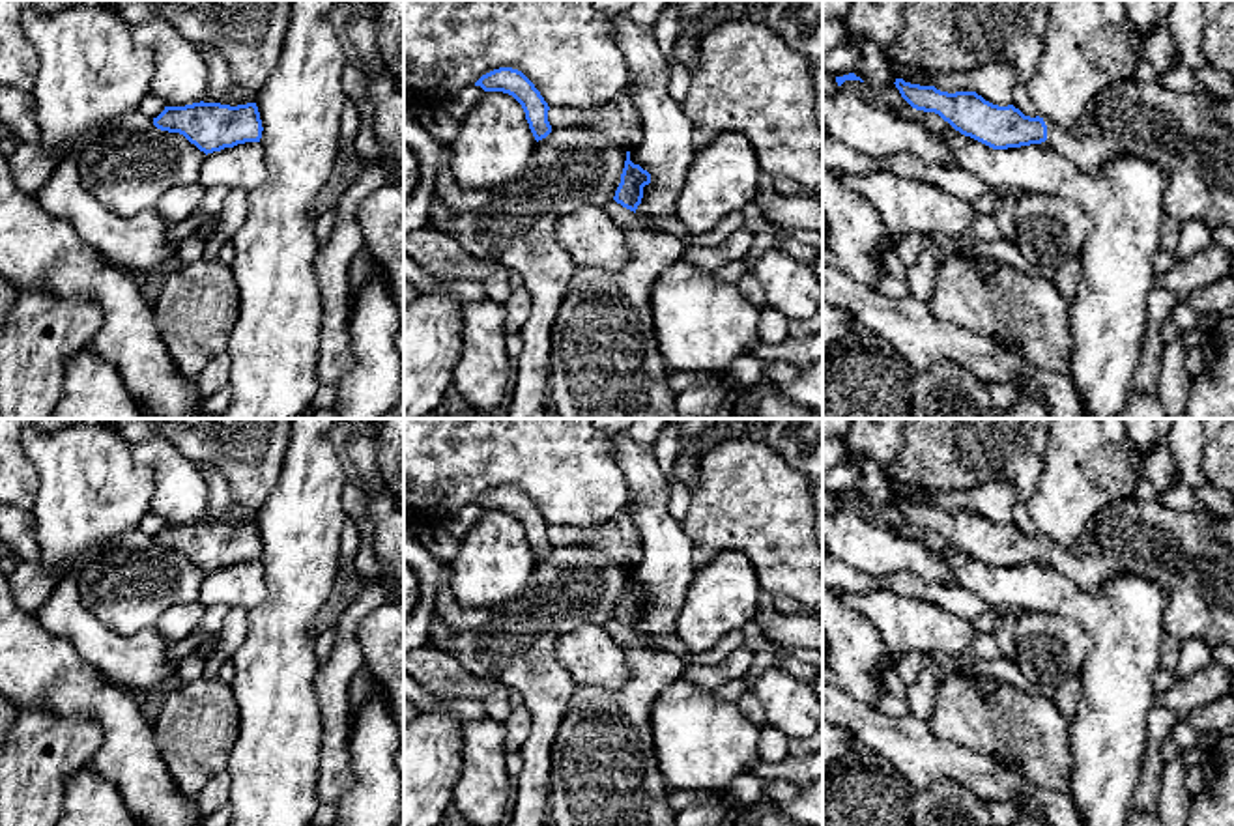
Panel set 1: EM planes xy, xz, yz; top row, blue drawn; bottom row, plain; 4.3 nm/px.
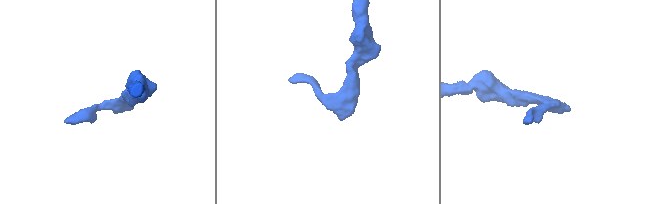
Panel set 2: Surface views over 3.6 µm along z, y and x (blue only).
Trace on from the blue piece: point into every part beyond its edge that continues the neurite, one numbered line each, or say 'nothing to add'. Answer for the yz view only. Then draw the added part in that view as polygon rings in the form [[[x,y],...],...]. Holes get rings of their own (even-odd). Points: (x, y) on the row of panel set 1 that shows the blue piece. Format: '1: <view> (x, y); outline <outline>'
1: yz (1182, 133); outline [[[1133,77],[1107,86],[1090,99],[1075,129],[1047,125],[1047,148],[1086,174],[1099,174],[1122,153],[1154,161],[1167,174],[1165,215],[1200,221],[1210,228],[1234,228],[1234,131],[1215,114],[1204,93],[1176,93],[1165,82],[1137,82]]]

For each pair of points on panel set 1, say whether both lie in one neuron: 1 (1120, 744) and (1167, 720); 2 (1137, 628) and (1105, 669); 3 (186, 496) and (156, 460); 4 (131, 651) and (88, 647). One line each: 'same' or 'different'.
1: different
2: same
3: same
4: same

